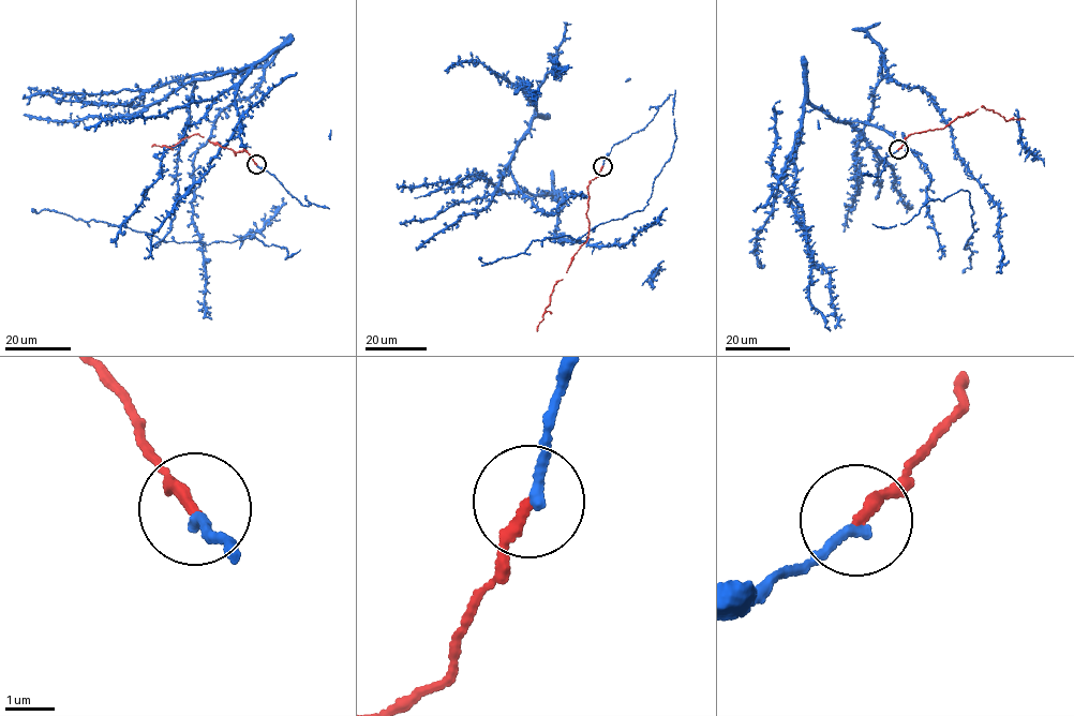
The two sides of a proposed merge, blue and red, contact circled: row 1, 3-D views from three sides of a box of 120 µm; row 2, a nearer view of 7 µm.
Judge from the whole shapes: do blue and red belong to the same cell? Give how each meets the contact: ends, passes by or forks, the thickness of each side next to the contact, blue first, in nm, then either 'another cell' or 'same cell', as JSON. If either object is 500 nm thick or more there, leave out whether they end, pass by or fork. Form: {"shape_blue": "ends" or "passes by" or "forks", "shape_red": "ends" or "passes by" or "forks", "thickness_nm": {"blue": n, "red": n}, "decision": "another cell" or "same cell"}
{"shape_blue": "ends", "shape_red": "ends", "thickness_nm": {"blue": 190, "red": 220}, "decision": "same cell"}

